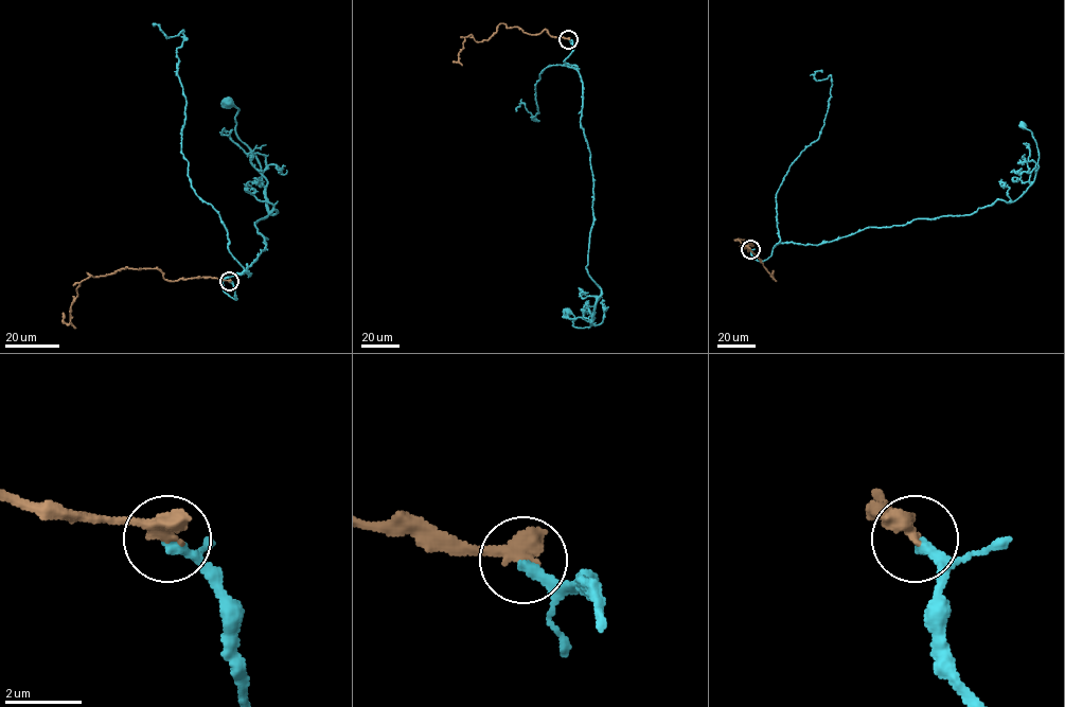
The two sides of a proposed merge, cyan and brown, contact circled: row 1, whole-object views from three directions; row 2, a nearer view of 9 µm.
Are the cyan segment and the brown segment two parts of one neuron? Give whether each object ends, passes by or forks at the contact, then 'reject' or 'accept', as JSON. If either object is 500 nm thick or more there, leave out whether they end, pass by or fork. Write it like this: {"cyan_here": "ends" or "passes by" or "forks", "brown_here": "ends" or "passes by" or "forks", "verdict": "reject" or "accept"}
{"verdict": "accept"}

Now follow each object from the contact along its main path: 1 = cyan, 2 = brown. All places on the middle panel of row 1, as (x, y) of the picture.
1: (569, 38), (564, 62), (582, 84), (593, 178), (586, 269), (601, 295), (589, 328), (572, 325), (567, 312)
2: (569, 38), (552, 37), (545, 30), (528, 34), (500, 23), (487, 39), (465, 38), (454, 63)

